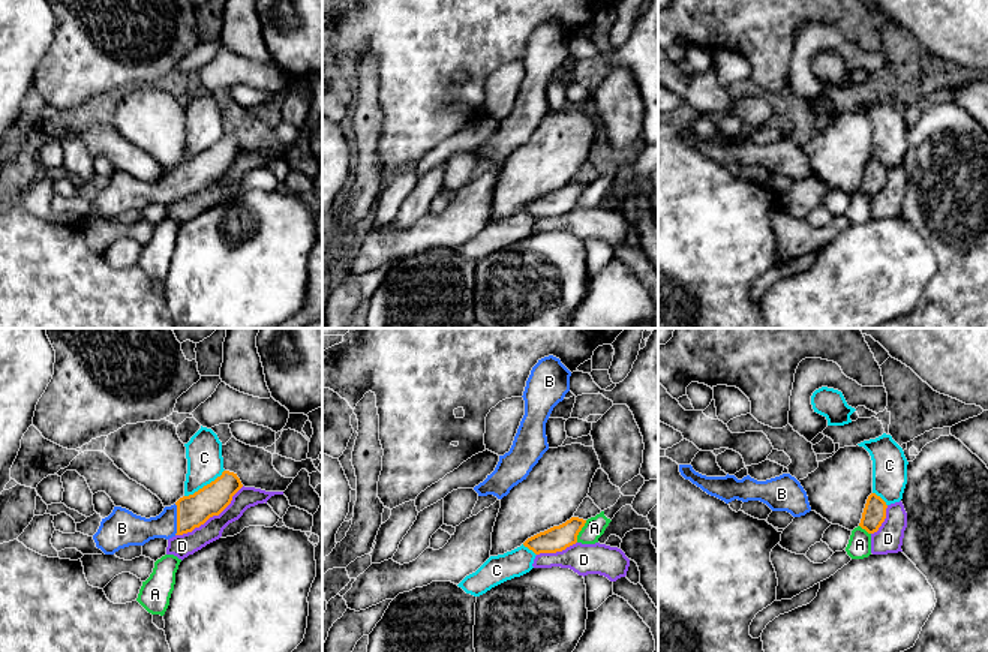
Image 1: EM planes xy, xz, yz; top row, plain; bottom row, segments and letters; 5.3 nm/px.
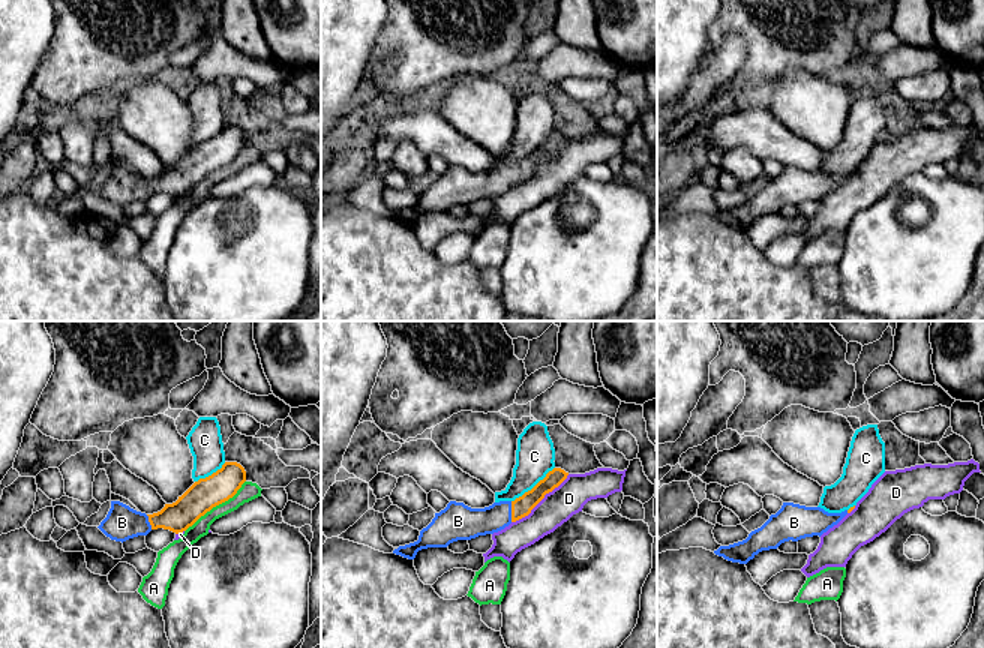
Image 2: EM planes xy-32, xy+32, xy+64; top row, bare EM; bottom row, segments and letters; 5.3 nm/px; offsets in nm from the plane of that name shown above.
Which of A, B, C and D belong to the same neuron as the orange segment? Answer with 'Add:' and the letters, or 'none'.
Add: B

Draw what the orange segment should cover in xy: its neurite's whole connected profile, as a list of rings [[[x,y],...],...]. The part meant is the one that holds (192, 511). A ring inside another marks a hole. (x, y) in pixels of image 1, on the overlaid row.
[[[223,471],[214,481],[165,507],[156,517],[145,519],[126,508],[114,507],[112,513],[102,519],[93,540],[105,555],[114,555],[120,549],[144,546],[154,538],[169,540],[192,532],[210,517],[219,516],[241,487],[237,474]]]

